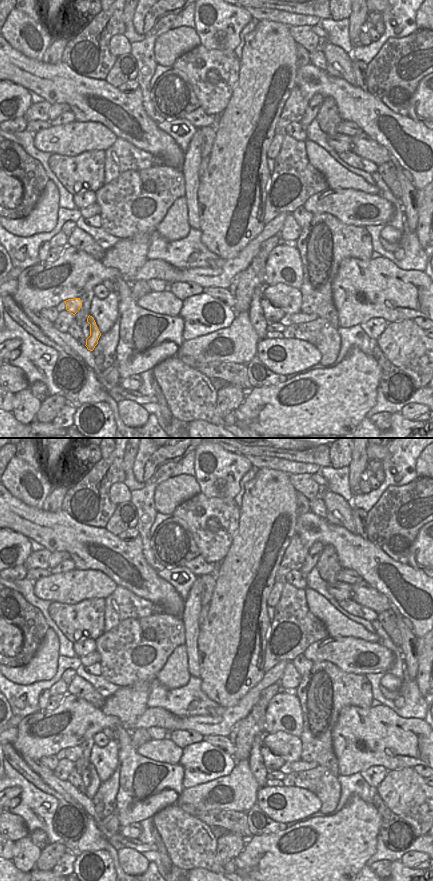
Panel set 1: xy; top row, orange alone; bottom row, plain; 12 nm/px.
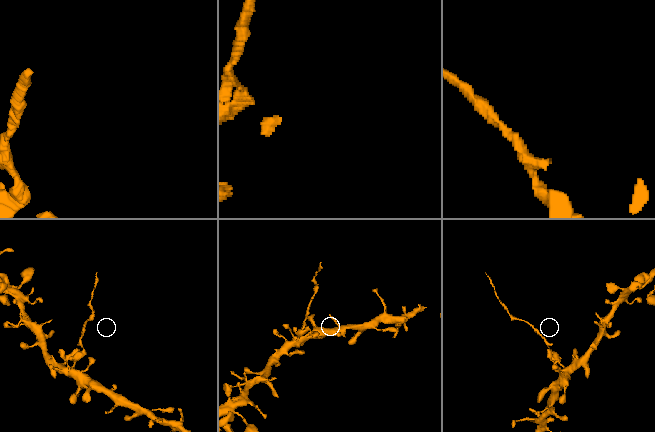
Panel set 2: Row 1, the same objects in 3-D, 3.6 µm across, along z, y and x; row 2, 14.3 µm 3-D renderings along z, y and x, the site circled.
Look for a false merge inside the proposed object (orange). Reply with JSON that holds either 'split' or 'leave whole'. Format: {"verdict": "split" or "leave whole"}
{"verdict": "split"}

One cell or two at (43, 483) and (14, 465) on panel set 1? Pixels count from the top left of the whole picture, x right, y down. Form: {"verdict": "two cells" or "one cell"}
{"verdict": "one cell"}

